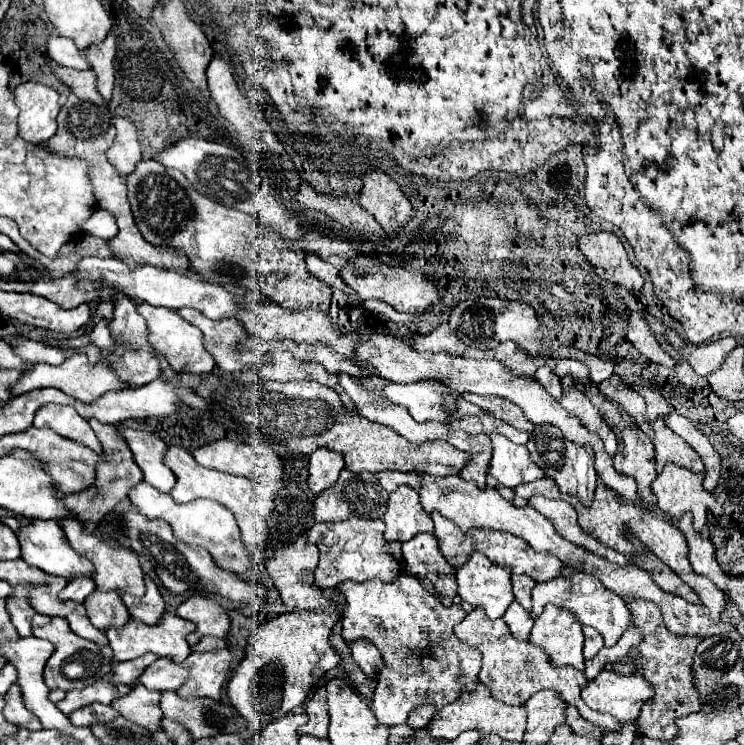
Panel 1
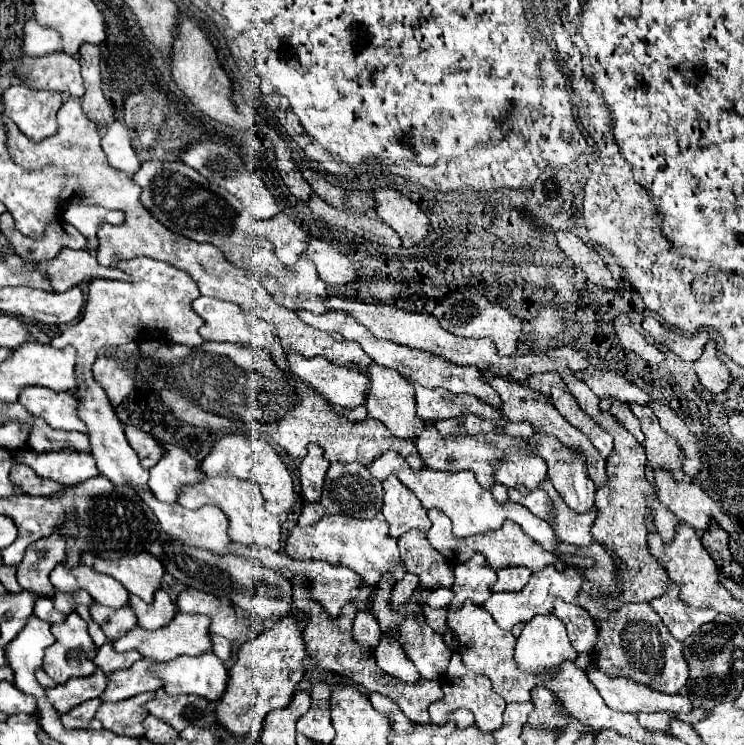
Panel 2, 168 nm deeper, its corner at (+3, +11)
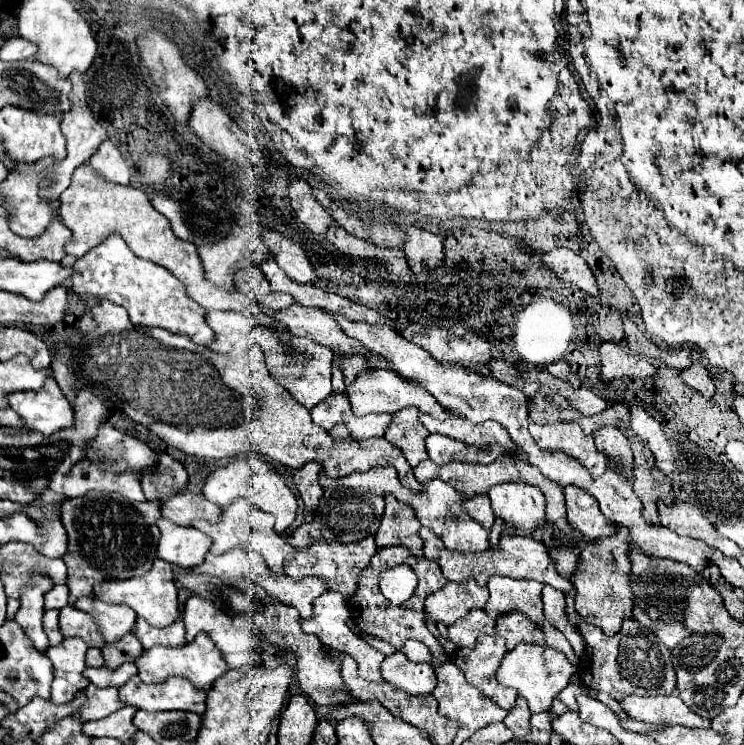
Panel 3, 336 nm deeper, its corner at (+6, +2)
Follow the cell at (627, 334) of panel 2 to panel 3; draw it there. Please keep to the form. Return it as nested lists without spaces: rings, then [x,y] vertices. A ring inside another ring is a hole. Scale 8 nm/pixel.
[[[605,341],[599,349],[601,353],[601,367],[603,367],[603,377],[605,379],[615,379],[615,377],[651,377],[655,373],[655,367],[649,361],[637,359],[629,355],[621,345]]]

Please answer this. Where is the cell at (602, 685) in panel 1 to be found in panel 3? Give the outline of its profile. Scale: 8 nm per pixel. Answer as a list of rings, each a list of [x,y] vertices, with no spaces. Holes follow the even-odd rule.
[[[673,693],[669,697],[639,697],[639,695],[625,695],[619,701],[623,713],[635,721],[653,723],[653,725],[683,725],[683,727],[707,727],[711,721],[691,713],[679,695]]]

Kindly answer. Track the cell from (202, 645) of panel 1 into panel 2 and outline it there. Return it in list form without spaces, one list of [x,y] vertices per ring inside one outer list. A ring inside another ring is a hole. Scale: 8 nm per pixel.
[[[212,636],[212,642],[214,642],[214,654],[218,658],[222,658],[222,662],[228,662],[230,654],[232,654],[232,644],[220,636]]]

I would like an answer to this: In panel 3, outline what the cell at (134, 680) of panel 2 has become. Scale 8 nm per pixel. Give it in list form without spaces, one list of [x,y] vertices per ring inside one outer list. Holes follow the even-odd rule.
[[[91,683],[87,685],[85,693],[87,703],[83,705],[83,709],[79,709],[79,713],[75,713],[77,717],[83,717],[83,721],[107,717],[109,713],[115,713],[117,709],[125,707],[125,703],[119,699],[117,687],[97,687]]]

